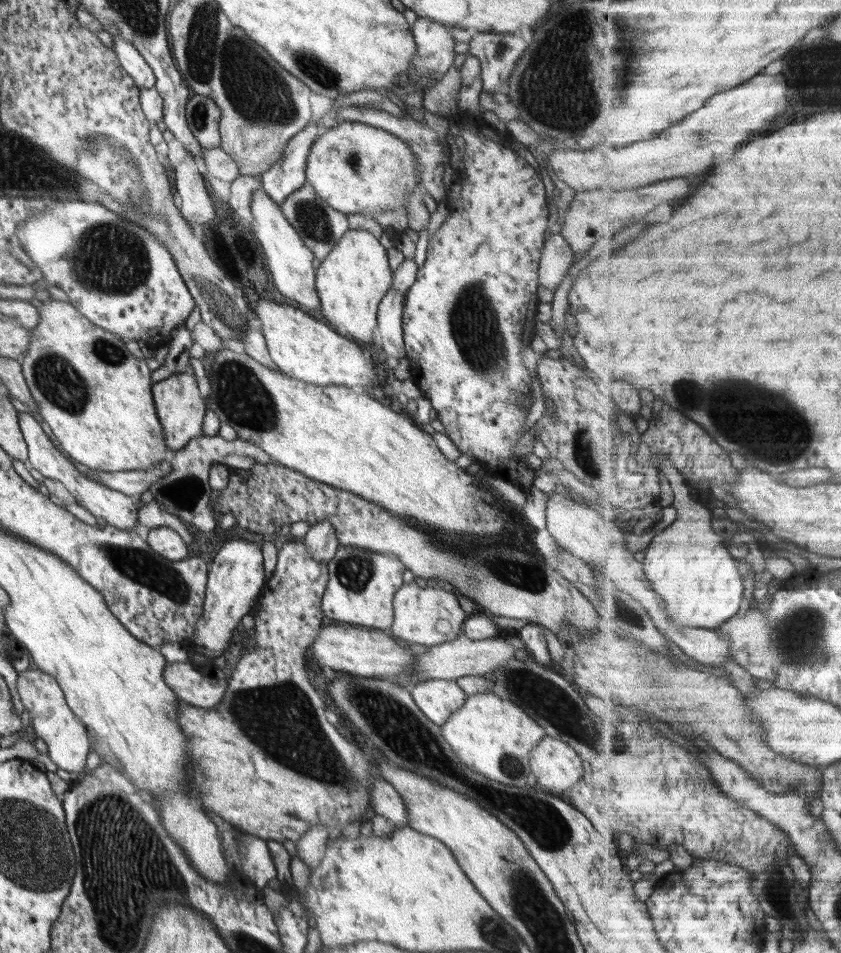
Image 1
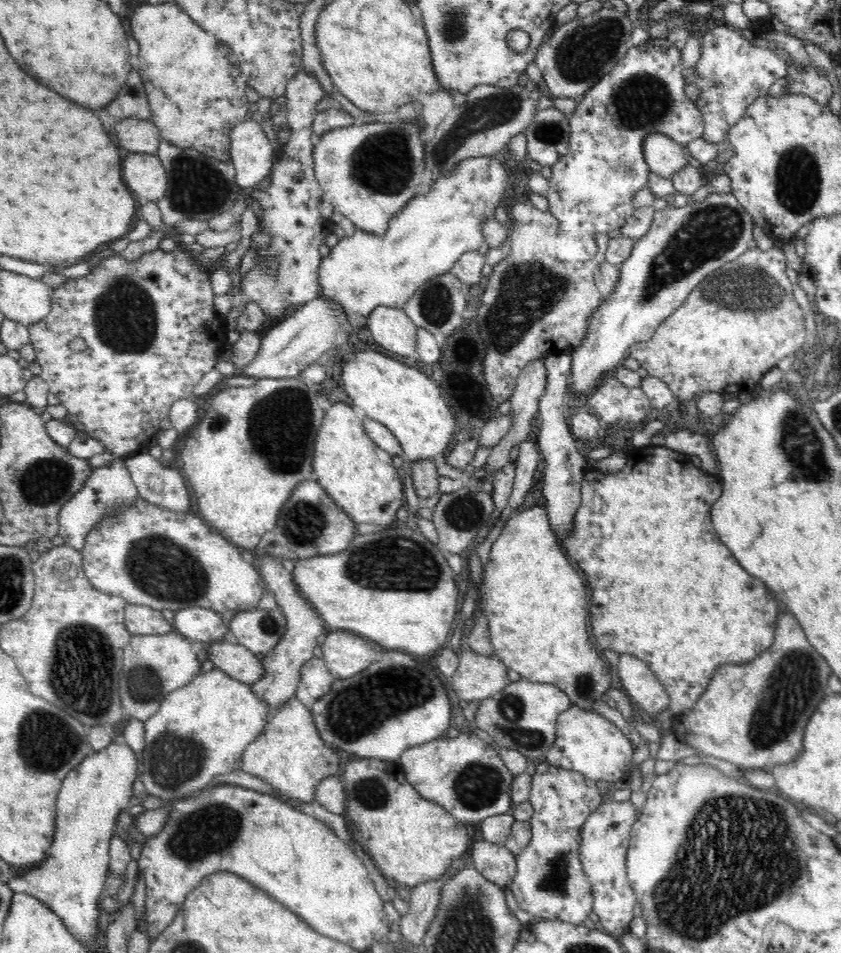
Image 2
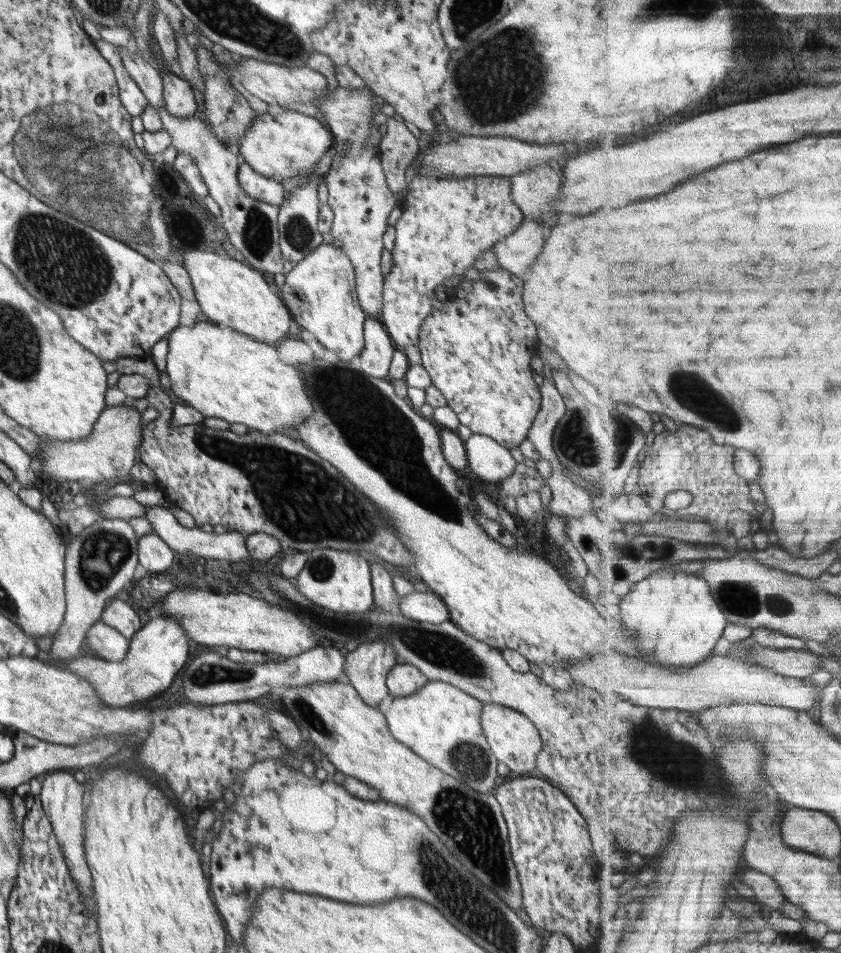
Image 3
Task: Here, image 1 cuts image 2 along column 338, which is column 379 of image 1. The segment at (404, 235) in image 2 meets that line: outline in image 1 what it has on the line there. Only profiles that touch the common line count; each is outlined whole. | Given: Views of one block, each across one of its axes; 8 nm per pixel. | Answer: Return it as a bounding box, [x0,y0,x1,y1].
[316,229,393,342]

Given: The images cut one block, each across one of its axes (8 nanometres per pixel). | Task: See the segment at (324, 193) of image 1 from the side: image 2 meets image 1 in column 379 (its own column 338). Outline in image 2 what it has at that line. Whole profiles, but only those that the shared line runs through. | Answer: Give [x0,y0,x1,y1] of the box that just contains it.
[312,118,427,236]

